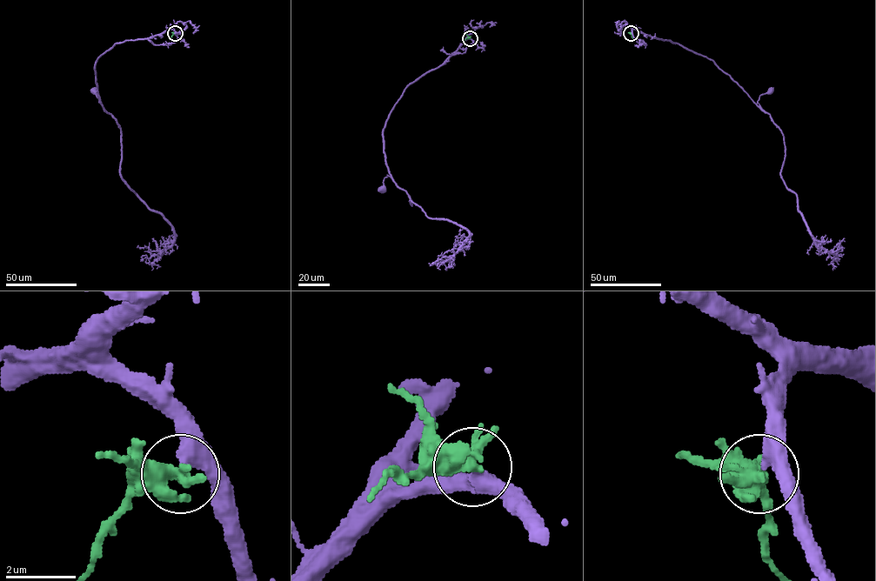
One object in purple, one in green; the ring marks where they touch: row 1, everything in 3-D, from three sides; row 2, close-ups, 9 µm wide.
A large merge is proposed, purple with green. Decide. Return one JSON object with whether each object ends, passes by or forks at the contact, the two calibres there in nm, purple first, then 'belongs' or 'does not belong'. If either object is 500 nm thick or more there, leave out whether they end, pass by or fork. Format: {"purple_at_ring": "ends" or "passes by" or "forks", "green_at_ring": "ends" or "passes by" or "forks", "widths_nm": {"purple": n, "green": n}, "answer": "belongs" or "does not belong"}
{"purple_at_ring": "passes by", "green_at_ring": "forks", "widths_nm": {"purple": 360, "green": 320}, "answer": "belongs"}

